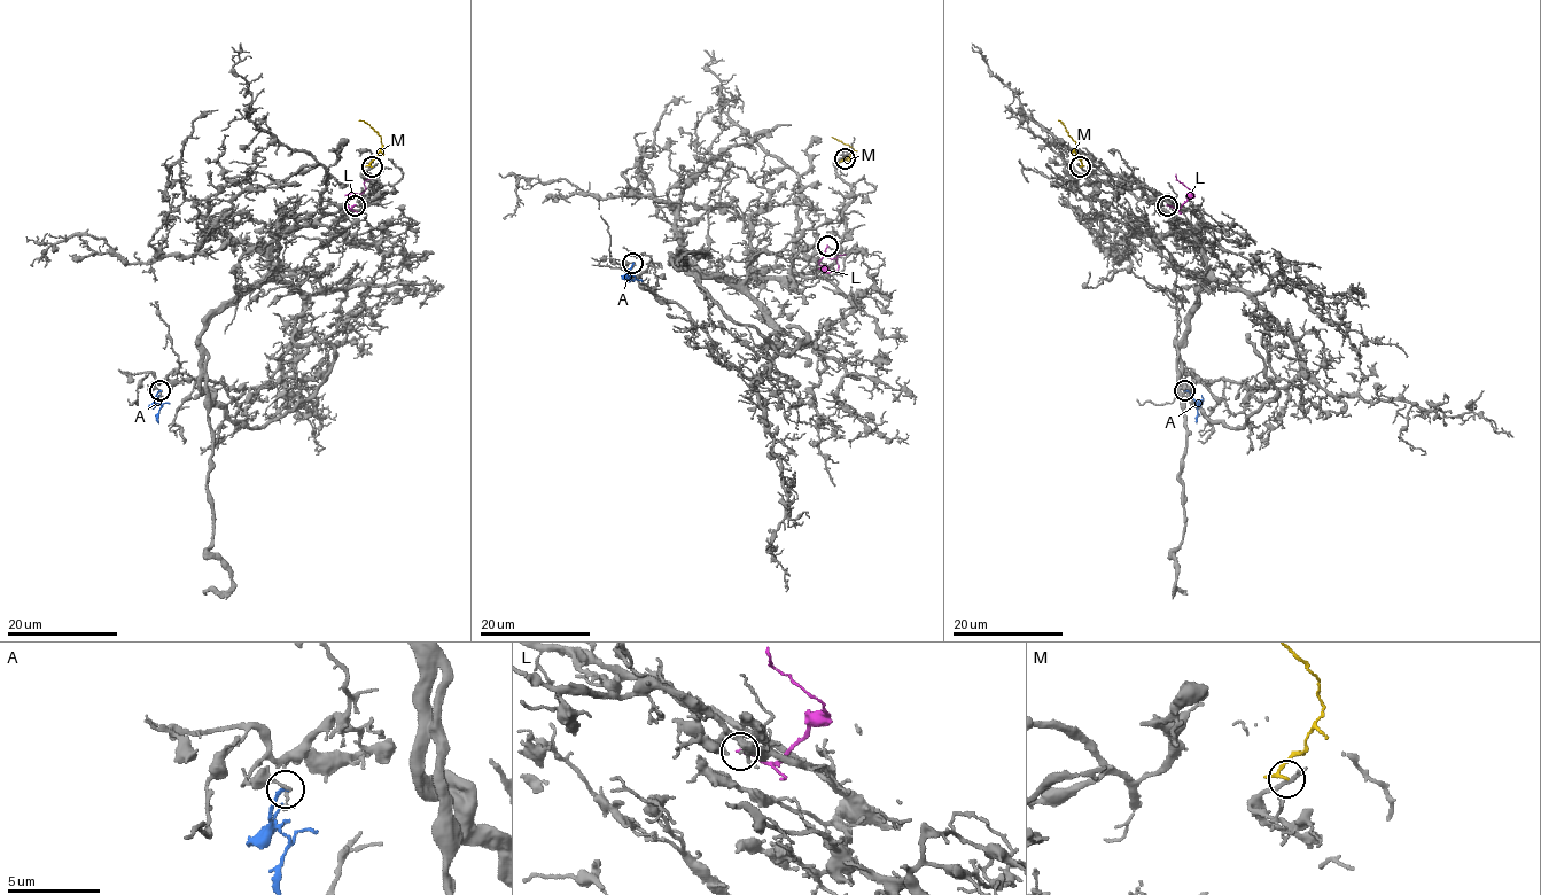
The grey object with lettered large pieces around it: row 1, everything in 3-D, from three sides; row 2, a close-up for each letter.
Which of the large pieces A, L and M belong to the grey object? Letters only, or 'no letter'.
no letter

